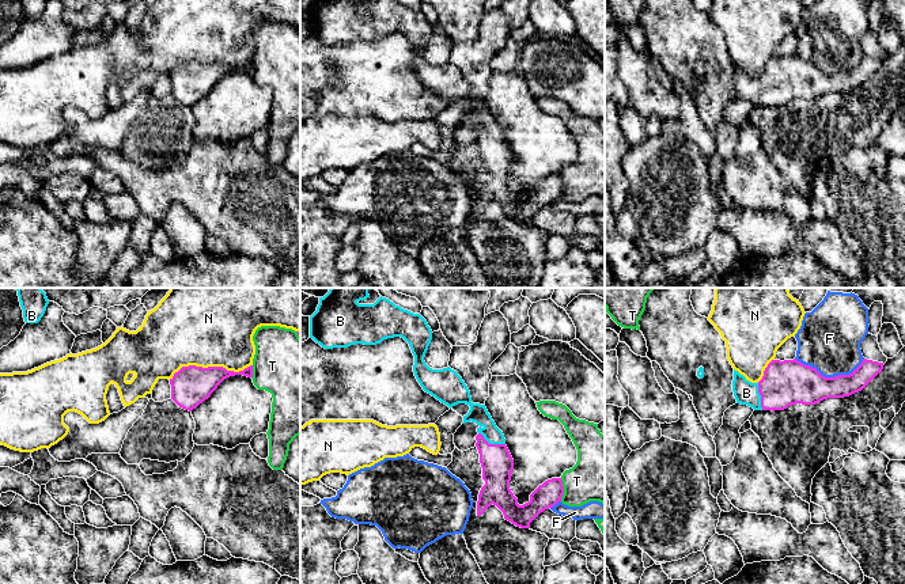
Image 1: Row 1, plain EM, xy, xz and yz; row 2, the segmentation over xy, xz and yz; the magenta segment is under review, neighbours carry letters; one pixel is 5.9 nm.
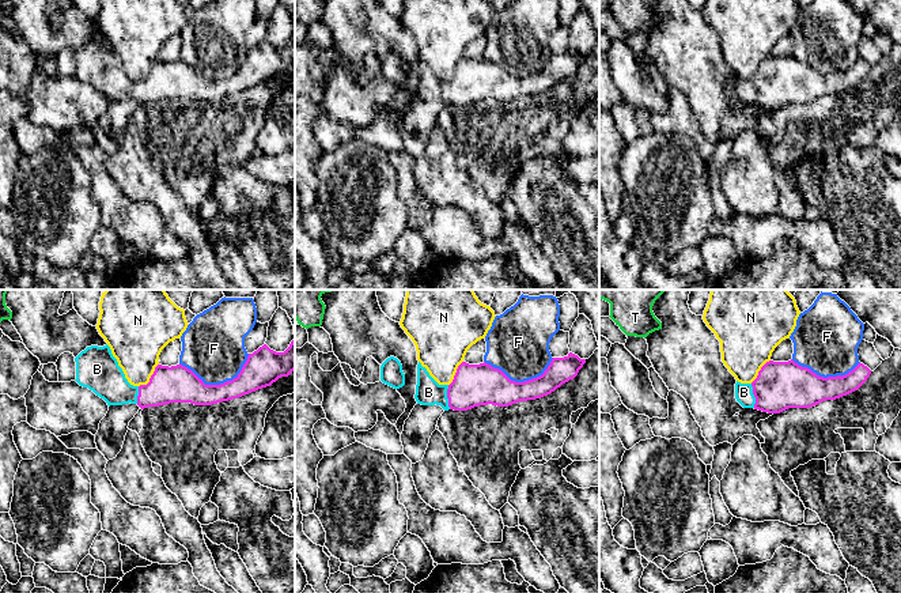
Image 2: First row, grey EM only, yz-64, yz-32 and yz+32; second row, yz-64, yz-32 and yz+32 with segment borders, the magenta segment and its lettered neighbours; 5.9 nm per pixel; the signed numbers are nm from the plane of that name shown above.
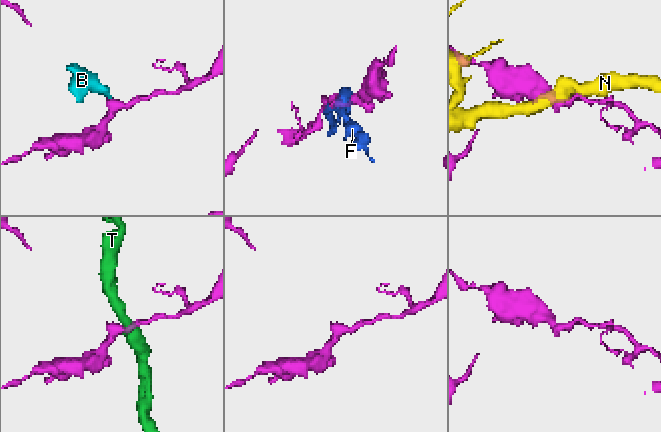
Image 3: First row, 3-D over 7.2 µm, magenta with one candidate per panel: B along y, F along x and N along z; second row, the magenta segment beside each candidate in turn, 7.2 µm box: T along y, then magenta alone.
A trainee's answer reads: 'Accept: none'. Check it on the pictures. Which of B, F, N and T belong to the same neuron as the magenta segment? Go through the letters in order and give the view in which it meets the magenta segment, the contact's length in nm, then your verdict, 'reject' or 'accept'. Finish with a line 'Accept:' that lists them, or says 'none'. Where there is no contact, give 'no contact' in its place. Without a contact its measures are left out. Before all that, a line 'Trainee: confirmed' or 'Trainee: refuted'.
Trainee: refuted
B: meets magenta in xz; contact 180 nm long; accept
F: meets magenta in yz; contact 420 nm long; reject
N: meets magenta in xy; contact 500 nm long; reject
T: meets magenta in xz; contact 140 nm long; reject
Accept: B

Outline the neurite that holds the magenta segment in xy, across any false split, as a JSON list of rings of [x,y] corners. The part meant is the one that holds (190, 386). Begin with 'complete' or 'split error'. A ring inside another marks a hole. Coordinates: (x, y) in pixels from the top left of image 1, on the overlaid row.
complete | [[[253,365],[239,372],[227,371],[223,367],[182,367],[170,379],[171,399],[179,407],[192,412],[208,399],[224,379],[235,375],[253,378]]]

